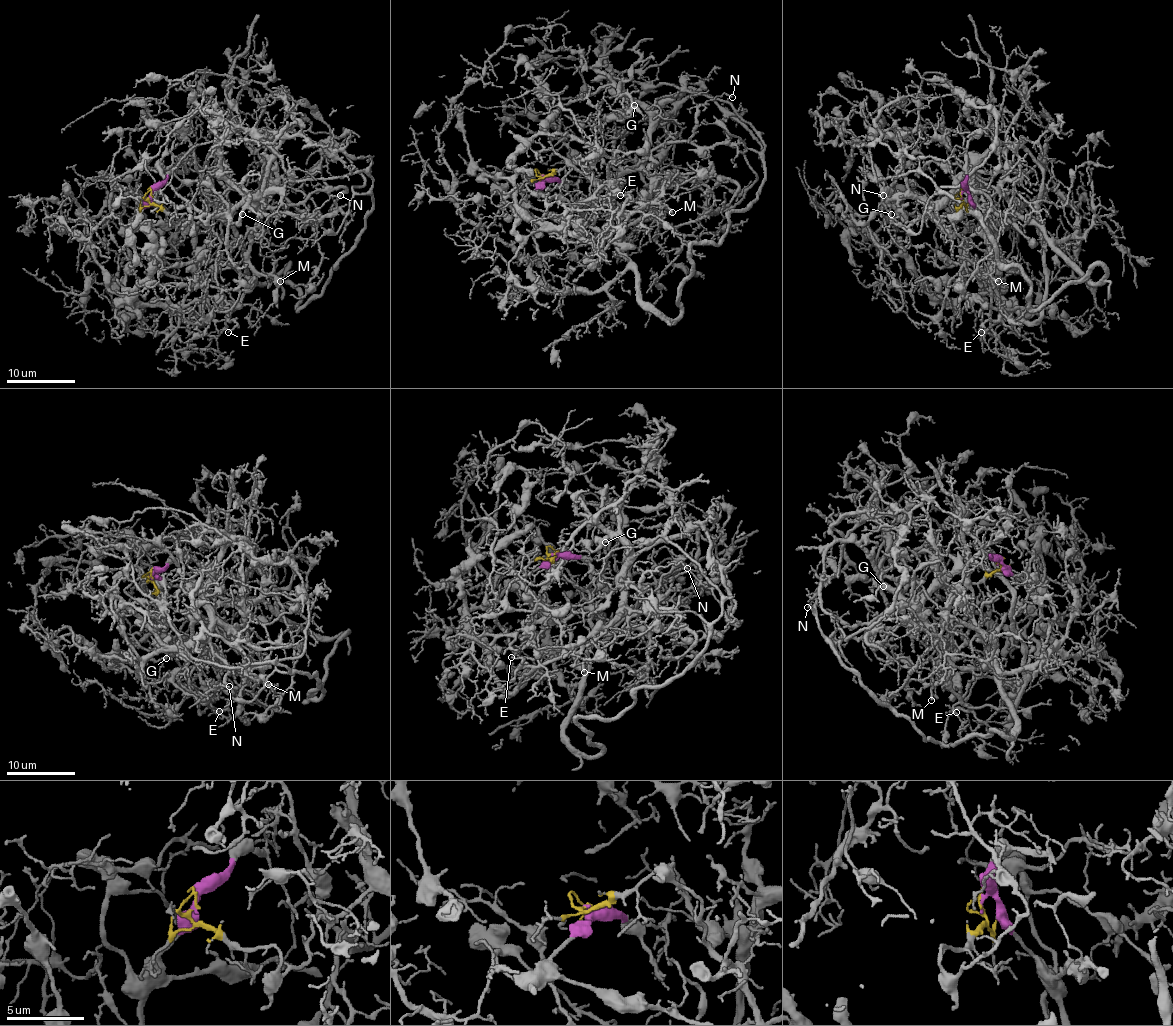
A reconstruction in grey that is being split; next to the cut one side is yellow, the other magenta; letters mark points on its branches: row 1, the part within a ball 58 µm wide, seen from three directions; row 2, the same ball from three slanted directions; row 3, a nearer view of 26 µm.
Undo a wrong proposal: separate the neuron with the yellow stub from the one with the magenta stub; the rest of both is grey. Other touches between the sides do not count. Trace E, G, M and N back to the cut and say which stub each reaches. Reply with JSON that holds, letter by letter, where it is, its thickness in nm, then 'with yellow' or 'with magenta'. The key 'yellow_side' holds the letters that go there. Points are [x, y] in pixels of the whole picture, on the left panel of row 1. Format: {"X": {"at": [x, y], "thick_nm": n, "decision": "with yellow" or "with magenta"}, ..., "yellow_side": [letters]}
{"E": {"at": [228, 332], "thick_nm": 80, "decision": "with magenta"}, "G": {"at": [242, 214], "thick_nm": 130, "decision": "with magenta"}, "M": {"at": [280, 281], "thick_nm": 240, "decision": "with magenta"}, "N": {"at": [340, 195], "thick_nm": 130, "decision": "with magenta"}, "yellow_side": []}

